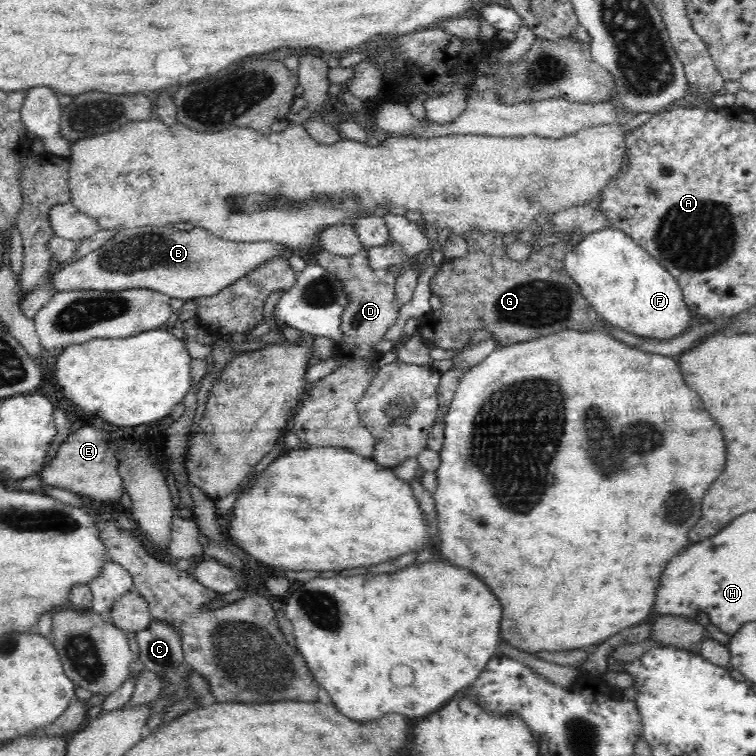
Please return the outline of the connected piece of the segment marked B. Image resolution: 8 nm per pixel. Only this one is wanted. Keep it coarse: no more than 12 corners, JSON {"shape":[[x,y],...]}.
{"shape":[[168,223],[122,229],[58,292],[215,296],[292,250]]}

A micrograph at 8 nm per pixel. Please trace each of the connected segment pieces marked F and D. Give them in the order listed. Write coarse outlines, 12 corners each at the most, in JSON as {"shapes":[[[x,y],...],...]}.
{"shapes":[[[626,232],[564,260],[592,308],[636,336],[692,327],[675,278]],[[321,251],[345,284],[338,354],[290,417],[301,446],[372,457],[357,404],[397,320],[397,275]]]}

